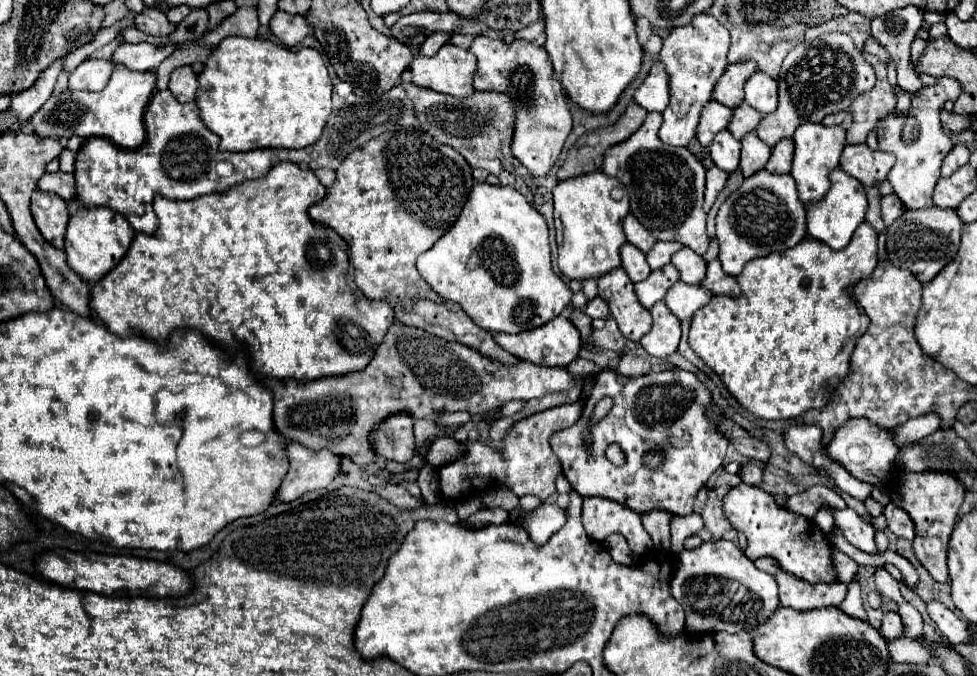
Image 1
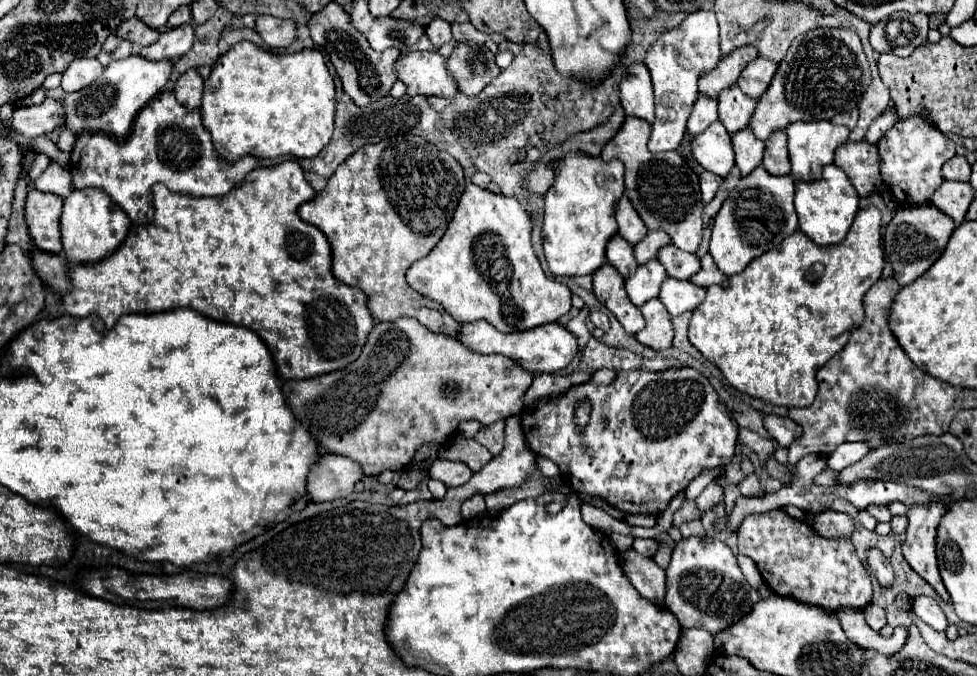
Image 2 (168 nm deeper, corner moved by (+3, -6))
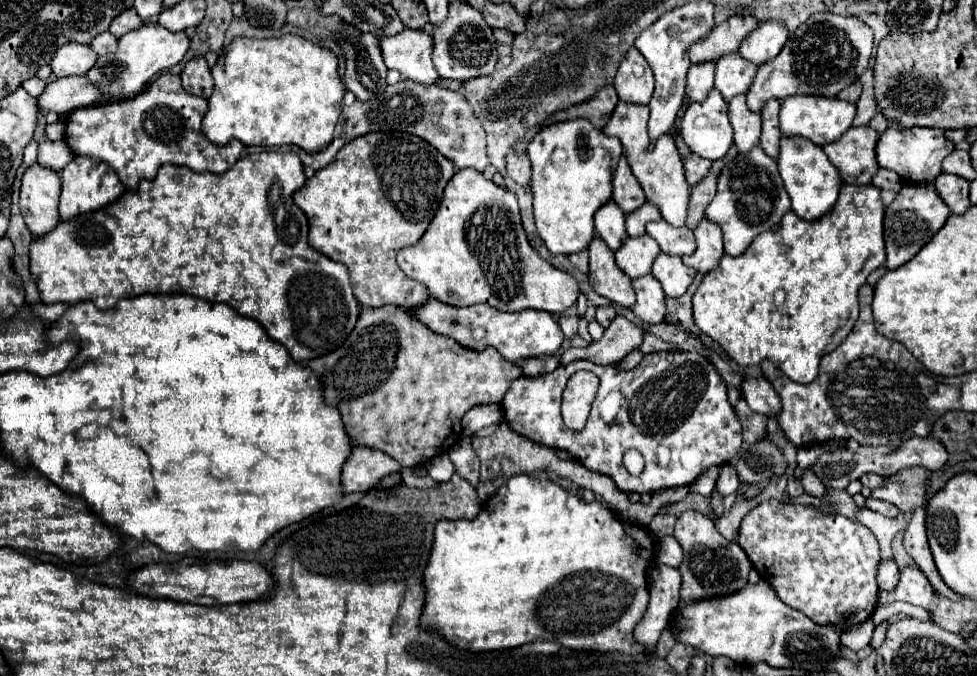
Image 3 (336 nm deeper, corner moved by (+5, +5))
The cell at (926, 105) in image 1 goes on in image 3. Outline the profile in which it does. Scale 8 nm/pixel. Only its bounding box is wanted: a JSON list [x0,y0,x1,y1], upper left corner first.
[876,121,954,183]

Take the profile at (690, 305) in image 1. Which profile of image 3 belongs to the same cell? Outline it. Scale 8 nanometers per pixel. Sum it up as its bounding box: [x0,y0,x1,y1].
[652,253,696,297]

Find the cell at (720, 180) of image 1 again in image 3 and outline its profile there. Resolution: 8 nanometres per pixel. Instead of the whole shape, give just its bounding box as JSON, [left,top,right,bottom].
[684,153,712,185]

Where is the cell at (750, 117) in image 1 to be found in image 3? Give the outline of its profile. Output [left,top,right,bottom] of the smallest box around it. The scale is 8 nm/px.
[716,53,758,103]

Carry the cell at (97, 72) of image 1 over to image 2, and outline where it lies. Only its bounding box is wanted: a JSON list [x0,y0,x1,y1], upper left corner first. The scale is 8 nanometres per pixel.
[62,58,104,92]

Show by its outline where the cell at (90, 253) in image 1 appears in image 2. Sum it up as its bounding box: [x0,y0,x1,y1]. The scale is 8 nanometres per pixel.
[60,188,130,262]

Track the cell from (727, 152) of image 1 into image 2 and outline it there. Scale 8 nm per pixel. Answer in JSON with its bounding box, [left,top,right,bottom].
[690,120,734,178]

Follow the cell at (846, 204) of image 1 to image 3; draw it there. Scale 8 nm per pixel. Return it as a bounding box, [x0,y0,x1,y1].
[778,137,840,221]

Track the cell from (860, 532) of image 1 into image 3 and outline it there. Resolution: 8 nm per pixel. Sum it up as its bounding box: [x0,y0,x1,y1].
[876,559,898,591]

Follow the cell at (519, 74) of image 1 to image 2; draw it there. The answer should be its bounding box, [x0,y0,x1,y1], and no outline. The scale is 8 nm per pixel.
[448,40,498,96]

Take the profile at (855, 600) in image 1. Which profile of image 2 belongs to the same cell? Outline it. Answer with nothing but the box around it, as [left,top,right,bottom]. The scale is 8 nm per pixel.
[838,608,906,656]

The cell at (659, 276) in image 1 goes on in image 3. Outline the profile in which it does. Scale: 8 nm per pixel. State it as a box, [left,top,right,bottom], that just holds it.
[616,237,660,279]

